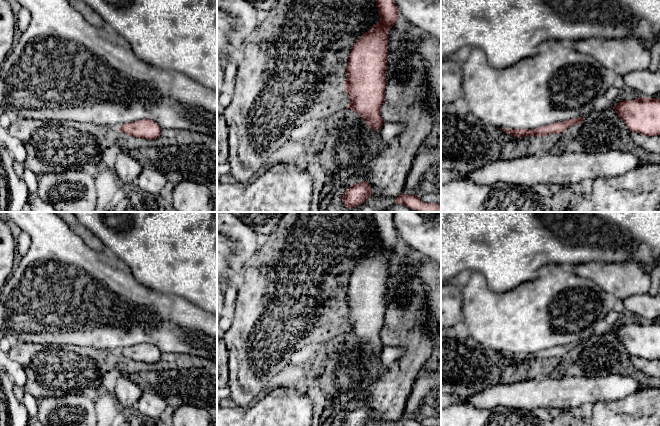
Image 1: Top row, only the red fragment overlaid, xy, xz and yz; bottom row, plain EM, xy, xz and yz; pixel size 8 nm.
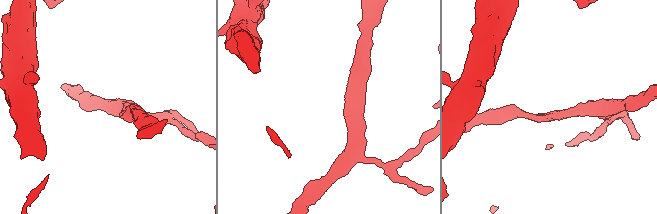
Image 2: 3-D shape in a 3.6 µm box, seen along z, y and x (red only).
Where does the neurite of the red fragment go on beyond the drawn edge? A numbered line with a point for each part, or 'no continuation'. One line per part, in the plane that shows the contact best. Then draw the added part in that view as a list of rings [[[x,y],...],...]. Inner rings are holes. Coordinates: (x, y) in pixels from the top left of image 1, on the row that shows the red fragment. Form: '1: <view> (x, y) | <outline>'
no continuation

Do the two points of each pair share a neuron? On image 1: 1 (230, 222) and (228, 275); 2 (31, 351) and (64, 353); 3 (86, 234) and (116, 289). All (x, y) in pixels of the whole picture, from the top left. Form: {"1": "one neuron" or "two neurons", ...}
{"1": "two neurons", "2": "one neuron", "3": "two neurons"}

